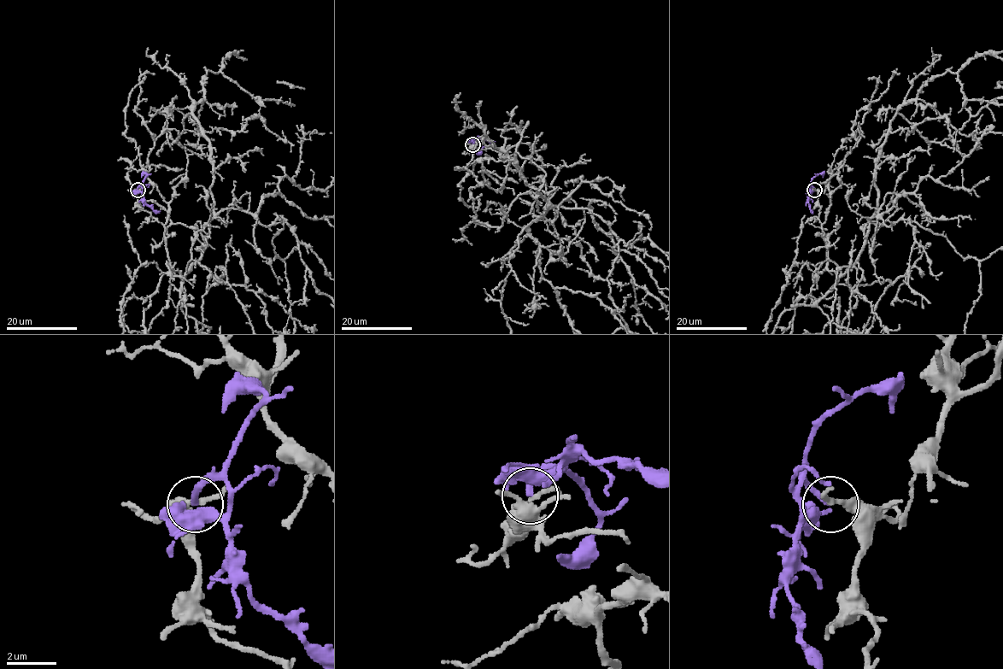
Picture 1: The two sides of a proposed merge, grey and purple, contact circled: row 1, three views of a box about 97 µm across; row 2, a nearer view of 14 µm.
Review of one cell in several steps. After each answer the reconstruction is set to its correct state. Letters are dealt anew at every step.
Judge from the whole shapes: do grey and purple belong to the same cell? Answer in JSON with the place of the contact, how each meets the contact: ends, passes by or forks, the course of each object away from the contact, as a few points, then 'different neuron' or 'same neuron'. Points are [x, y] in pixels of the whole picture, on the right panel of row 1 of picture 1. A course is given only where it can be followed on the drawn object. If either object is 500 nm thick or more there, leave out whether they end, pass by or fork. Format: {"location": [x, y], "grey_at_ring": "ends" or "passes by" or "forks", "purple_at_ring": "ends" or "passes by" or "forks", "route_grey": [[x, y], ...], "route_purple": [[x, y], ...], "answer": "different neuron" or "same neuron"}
{"location": [814, 190], "grey_at_ring": "passes by", "purple_at_ring": "ends", "route_purple": [[813, 190], [809, 193], [808, 200], [809, 209], [812, 213]], "answer": "different neuron"}

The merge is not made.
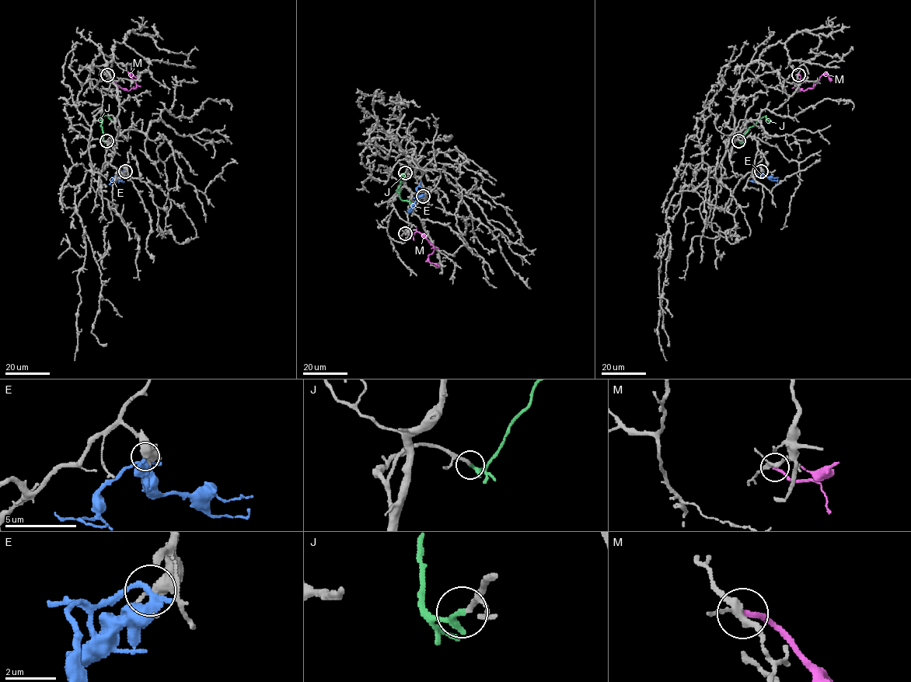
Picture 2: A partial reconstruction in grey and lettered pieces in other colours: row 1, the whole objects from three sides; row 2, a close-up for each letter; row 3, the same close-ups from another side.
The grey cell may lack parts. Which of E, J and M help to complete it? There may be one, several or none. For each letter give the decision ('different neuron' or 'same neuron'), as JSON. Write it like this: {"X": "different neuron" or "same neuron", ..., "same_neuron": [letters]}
{"E": "different neuron", "J": "same neuron", "M": "different neuron", "same_neuron": ["J"]}

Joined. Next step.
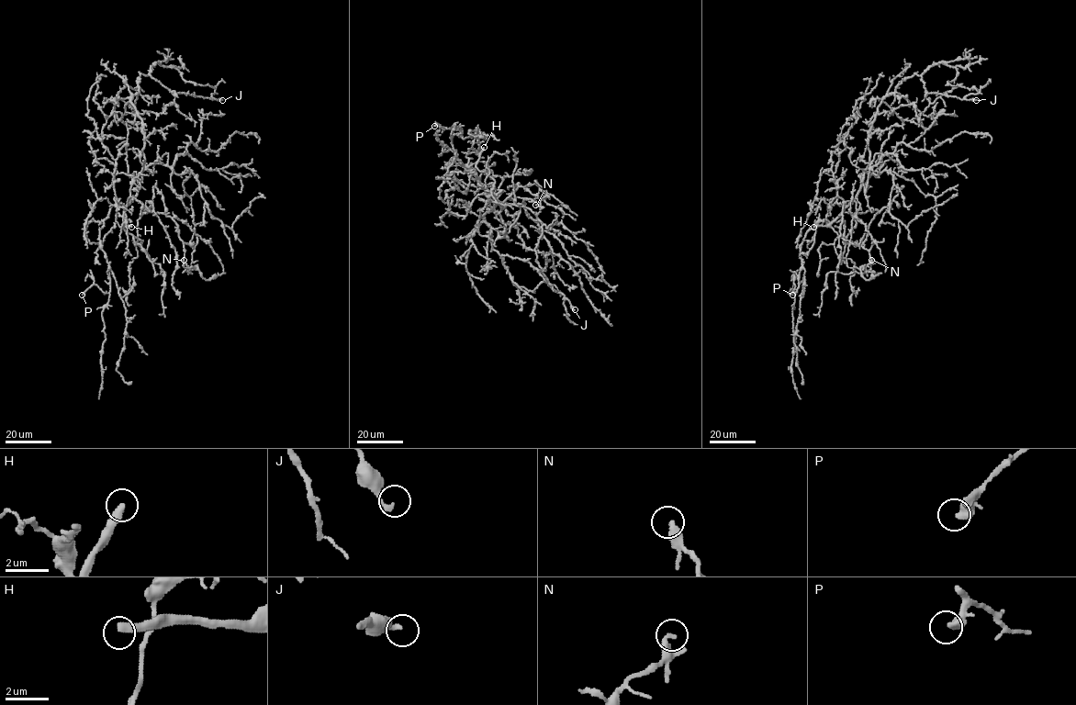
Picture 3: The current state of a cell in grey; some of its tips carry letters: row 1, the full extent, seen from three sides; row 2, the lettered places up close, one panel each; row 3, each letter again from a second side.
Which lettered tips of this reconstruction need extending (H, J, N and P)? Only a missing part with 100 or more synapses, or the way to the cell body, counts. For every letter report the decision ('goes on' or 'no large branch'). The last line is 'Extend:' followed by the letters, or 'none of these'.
H: goes on
J: no large branch
N: no large branch
P: no large branch
Extend: H

